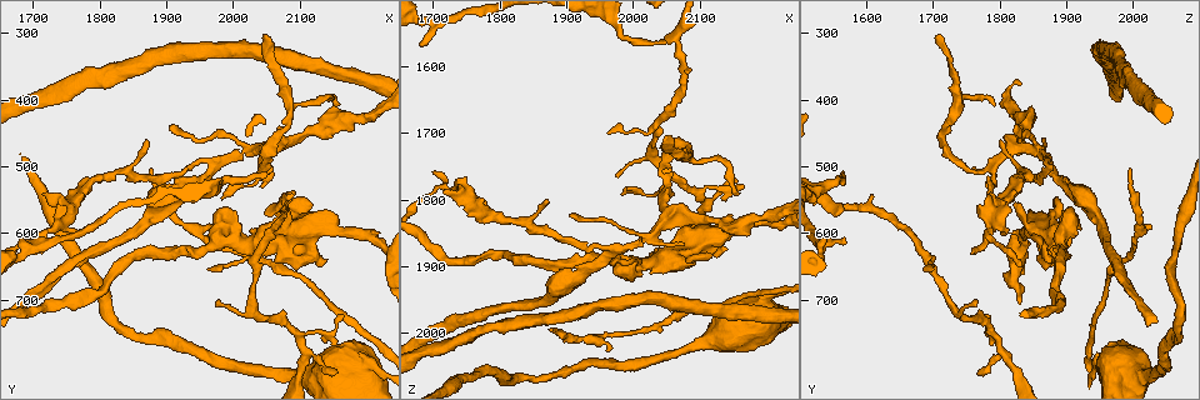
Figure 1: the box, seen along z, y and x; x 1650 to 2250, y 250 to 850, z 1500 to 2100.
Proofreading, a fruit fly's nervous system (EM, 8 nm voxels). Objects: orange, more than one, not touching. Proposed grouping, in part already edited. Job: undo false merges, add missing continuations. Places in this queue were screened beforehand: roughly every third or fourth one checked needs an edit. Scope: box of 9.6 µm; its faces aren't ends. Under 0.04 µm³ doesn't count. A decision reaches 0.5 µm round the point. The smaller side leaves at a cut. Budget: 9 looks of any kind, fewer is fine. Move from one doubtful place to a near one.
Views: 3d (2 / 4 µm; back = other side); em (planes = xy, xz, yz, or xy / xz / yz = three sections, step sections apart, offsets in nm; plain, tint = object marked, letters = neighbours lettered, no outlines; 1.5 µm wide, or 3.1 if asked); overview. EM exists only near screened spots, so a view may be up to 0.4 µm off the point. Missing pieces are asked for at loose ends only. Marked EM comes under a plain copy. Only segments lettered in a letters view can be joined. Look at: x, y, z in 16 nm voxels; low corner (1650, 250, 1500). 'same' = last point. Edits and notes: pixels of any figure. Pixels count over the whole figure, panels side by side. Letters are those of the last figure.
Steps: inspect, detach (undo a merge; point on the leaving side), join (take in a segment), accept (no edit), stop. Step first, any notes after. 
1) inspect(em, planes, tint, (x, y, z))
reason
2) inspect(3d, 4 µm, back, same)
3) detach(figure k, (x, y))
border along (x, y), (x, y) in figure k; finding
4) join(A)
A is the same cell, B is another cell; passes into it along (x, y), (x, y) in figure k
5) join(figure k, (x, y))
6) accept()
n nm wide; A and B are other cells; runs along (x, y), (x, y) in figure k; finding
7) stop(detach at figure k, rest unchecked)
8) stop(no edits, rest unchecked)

inspect(em, xy, step 8, letters, (1775, 605, 1800))
branch stops here

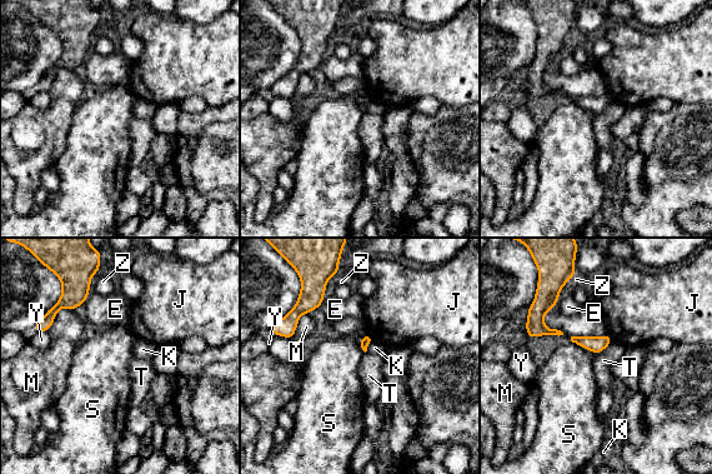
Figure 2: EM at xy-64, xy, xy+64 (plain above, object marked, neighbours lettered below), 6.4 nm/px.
accept()
M touches over 220 nm; E, J, K, M, S, T, Y and Z are other cells; border along (571, 340), (595, 353) in figure 2; no lettered segment goes on from it

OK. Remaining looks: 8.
inspect(3d, 4 µm, (1905, 440, 1825))
free end

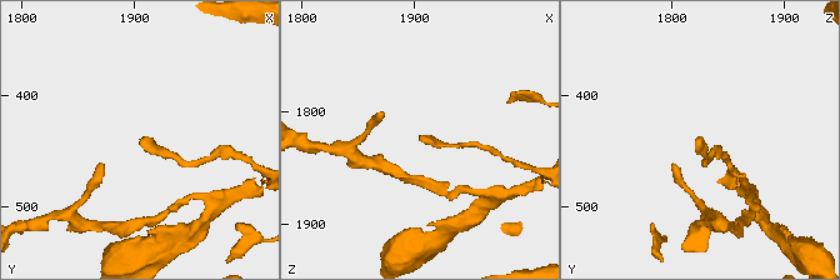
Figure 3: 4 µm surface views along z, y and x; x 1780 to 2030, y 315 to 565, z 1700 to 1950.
inspect(em, planes, letters, (1910, 438, 1820))
need the tissue

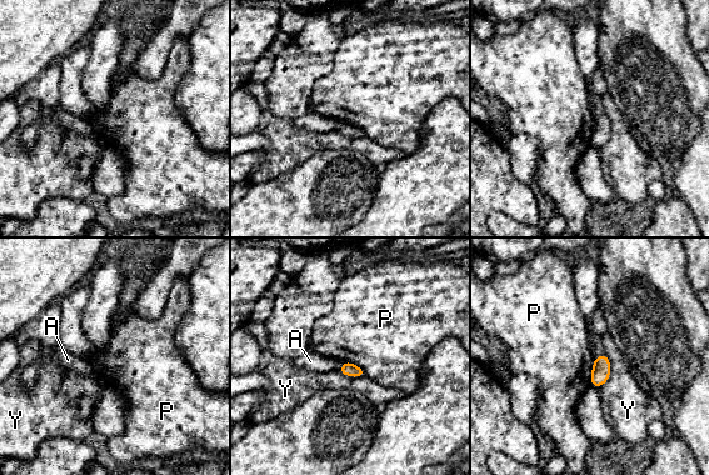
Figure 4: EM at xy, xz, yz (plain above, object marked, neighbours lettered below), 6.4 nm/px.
accept()
A, P and Y are other cells; border along (595, 358), (592, 365), (590, 384) in figure 4; none of them fits

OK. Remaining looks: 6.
inspect(3d, 4 µm, (2160, 810, 1765))
thin end

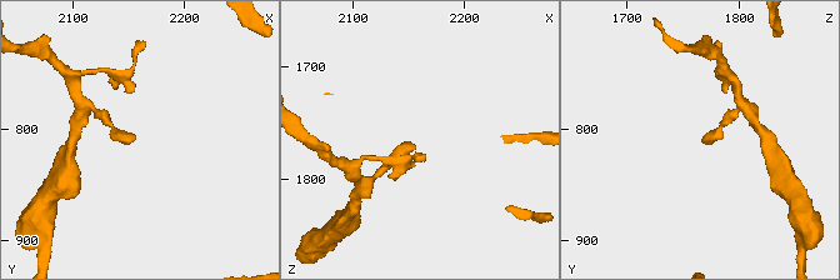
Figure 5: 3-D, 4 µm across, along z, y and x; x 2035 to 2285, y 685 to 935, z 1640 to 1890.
inspect(em, xz, step 4, tint, (2154, 808, 1768))

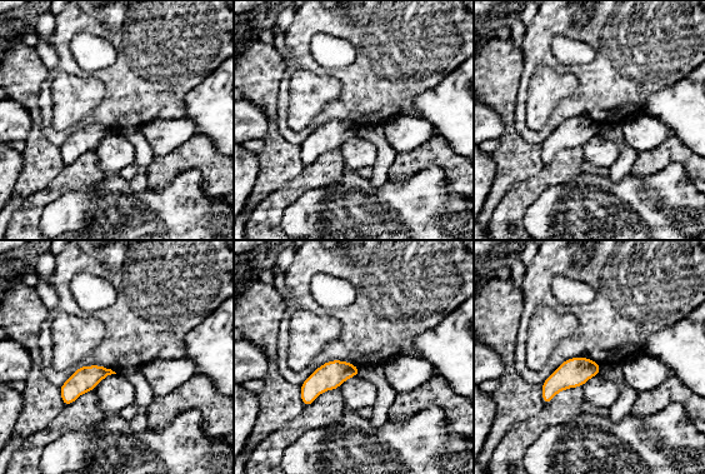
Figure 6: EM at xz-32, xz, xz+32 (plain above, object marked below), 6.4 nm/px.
inspect(em, yz, step 4, letters, same)

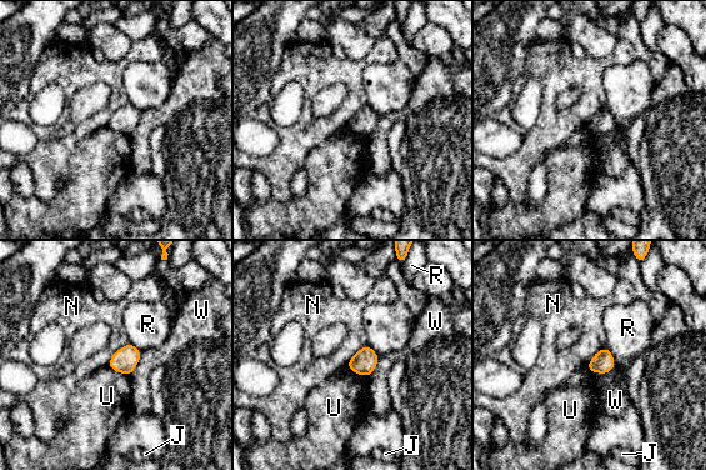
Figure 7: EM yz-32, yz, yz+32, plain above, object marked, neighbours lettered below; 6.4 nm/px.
accept()
J, N, R, U and W are other cells; none of them fits

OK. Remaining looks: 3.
inspect(3d, 4 µm, (2155, 405, 1795))
branch stops here

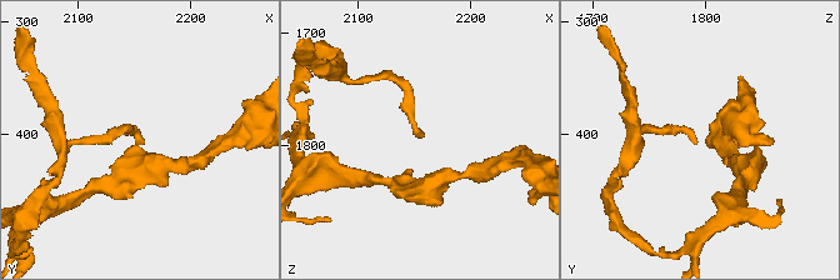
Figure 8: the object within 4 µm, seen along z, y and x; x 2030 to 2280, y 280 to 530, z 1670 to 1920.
inspect(em, planes, tint, (2158, 408, 1794))

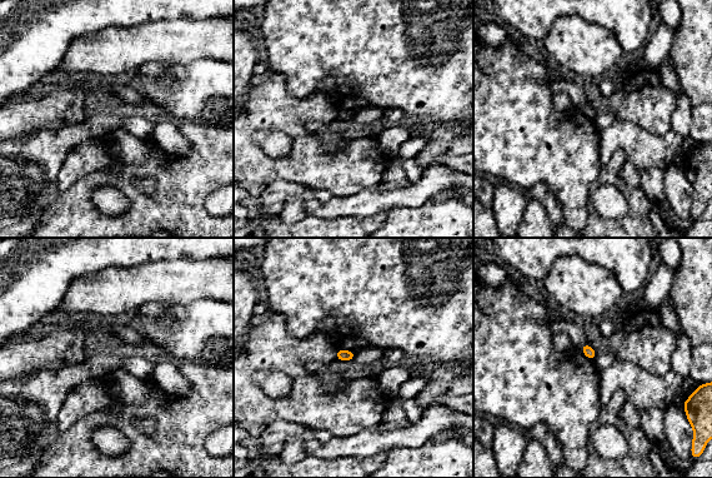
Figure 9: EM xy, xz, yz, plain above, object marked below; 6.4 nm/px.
inspect(em, planes, letters, same)

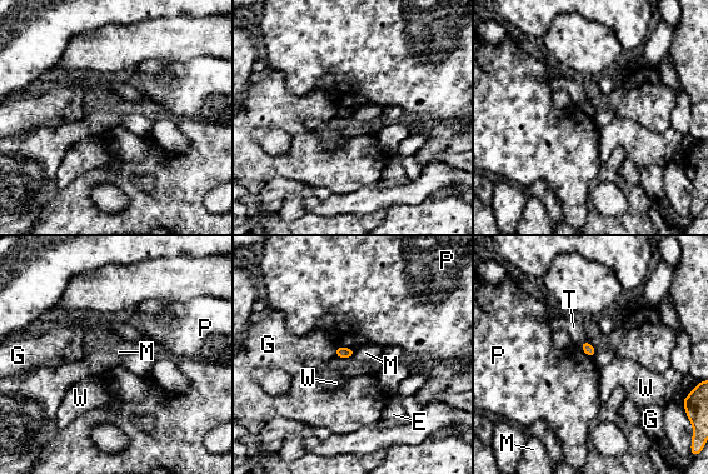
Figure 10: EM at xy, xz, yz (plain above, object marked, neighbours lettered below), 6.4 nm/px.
accept()
70 nm wide; E, G, M, P, T and W are other cells; border along (355, 349), (352, 357) in figure 10; no lettered segment goes on from it

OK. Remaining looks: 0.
stop(no edits, rest unchecked)

